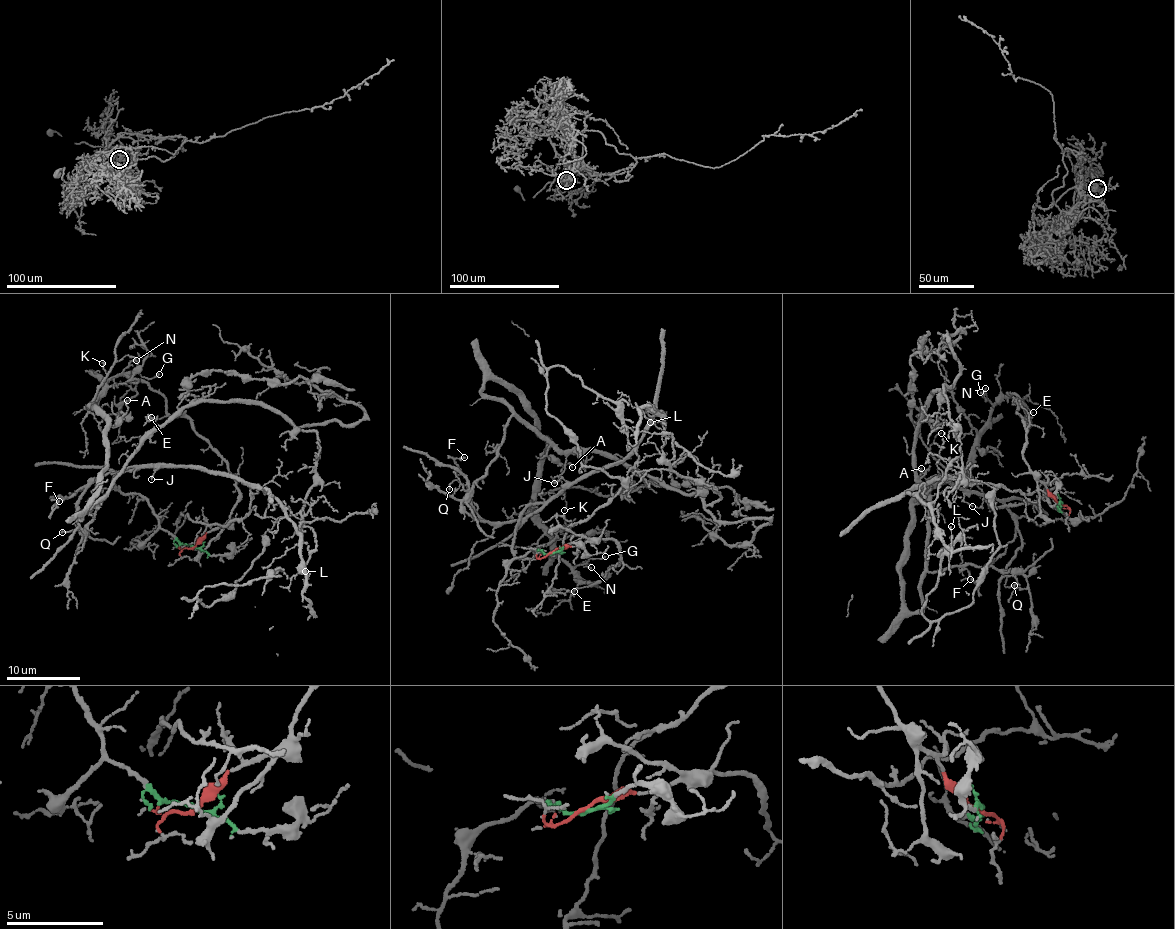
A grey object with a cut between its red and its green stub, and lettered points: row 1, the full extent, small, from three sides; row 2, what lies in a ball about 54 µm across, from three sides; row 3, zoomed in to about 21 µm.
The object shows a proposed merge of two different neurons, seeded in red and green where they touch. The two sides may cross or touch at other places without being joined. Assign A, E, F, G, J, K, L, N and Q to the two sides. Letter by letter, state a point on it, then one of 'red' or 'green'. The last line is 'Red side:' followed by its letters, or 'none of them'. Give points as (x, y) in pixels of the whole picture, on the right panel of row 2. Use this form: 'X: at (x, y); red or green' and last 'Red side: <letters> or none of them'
A: at (921, 468); red
E: at (1033, 412); red
F: at (970, 579); green
G: at (980, 392); red
J: at (972, 506); green
K: at (941, 433); red
L: at (951, 526); green
N: at (985, 388); red
Q: at (1014, 585); green
Red side: A, E, G, K, N

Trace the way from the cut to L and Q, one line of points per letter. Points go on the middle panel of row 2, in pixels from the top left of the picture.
L: (552, 552), (518, 557), (515, 528), (637, 449), (662, 416), (648, 405), (650, 423)
Q: (552, 552), (518, 557), (517, 518), (475, 518), (467, 483), (453, 480), (450, 490)

